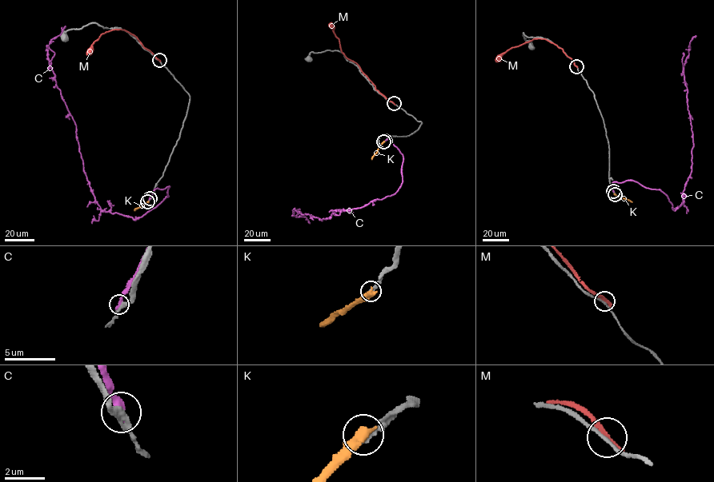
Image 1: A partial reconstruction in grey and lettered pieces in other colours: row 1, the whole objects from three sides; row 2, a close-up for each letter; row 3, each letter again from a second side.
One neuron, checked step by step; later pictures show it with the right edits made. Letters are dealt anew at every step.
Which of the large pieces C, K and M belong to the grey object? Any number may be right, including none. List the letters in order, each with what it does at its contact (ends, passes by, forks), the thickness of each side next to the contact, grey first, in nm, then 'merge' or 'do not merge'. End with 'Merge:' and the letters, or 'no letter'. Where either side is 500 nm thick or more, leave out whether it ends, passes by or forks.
C: it ends there; 320 nm thick on the grey side, 320 nm on the other; do not merge
K: 280 nm thick on the grey side, 550 nm on the other; do not merge
M: it ends there; 160 nm thick on the grey side, 280 nm on the other; do not merge
Merge: no letter

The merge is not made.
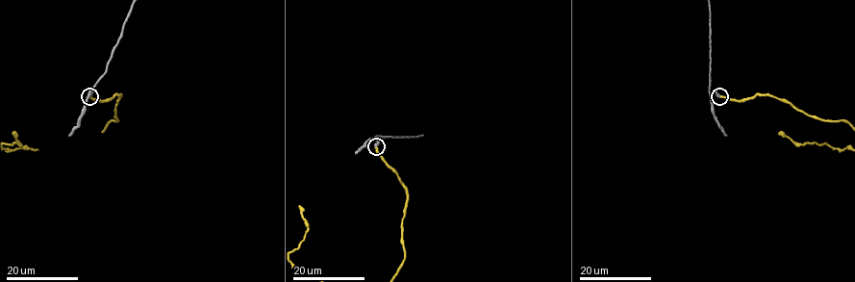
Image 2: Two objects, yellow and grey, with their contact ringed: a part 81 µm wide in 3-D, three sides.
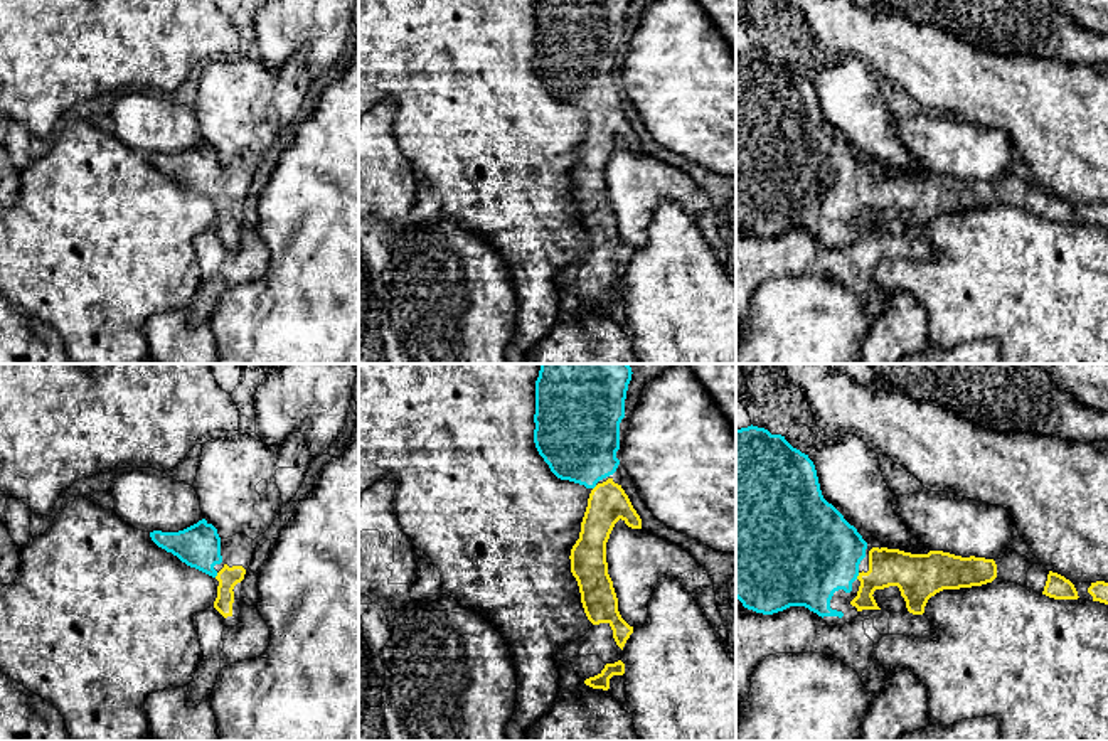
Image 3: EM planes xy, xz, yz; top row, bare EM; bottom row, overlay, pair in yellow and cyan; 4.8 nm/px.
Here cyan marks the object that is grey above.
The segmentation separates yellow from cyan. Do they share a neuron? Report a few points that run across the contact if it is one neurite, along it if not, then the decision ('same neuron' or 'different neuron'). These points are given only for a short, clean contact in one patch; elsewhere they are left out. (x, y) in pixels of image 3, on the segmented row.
line yz (910, 573), (857, 576), (812, 551); same neuron

